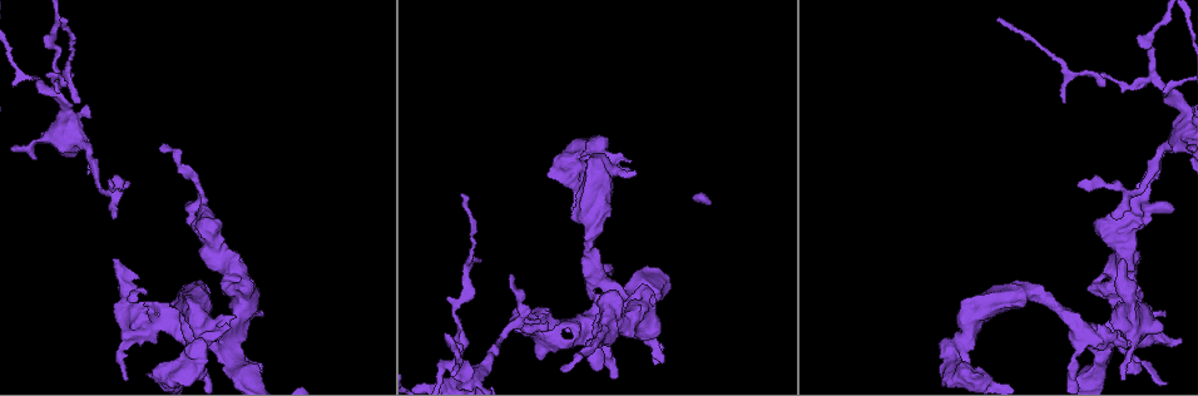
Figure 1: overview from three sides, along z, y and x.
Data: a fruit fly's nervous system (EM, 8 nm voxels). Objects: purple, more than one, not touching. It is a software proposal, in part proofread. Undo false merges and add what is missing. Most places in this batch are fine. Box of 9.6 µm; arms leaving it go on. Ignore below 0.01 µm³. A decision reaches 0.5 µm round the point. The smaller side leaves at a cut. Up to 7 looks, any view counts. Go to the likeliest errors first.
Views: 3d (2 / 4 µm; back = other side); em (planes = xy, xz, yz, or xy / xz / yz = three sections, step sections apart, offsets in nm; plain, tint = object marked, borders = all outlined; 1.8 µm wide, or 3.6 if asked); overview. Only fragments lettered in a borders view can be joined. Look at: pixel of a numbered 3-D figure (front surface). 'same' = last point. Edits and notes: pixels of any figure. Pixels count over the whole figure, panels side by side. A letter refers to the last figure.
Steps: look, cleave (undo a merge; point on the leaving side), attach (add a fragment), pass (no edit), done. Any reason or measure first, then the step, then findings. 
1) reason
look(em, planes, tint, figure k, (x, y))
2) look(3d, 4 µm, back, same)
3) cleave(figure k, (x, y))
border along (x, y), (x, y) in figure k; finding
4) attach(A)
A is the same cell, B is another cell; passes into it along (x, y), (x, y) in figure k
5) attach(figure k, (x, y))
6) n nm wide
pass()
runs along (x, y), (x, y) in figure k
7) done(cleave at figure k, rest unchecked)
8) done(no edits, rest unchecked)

sharp bend
look(em, xz, step 4, tint, figure 1, (1102, 343))

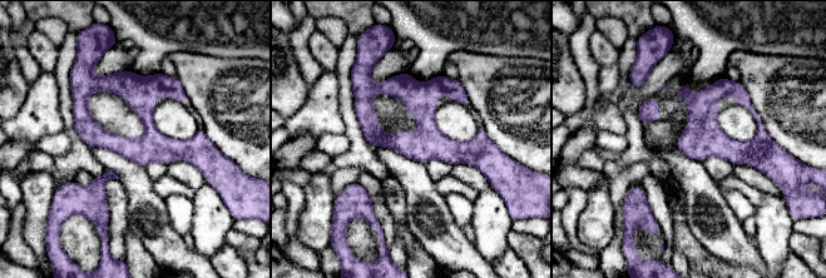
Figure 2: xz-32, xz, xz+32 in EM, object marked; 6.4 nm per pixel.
look(em, planes, tint, same)

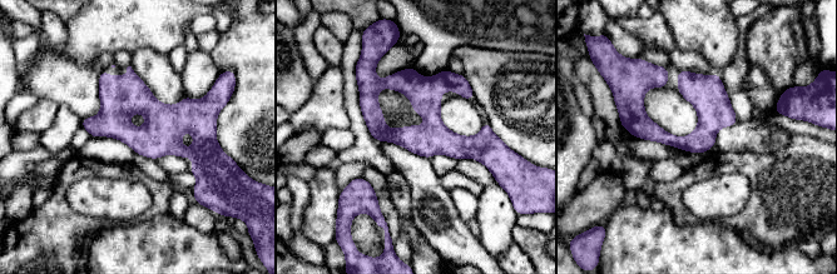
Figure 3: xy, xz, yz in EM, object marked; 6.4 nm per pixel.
look(em, planes, borders, same)

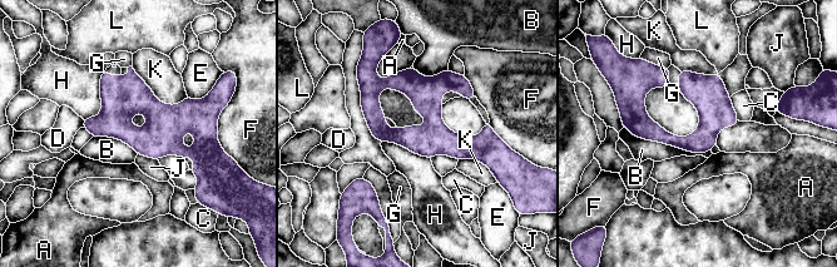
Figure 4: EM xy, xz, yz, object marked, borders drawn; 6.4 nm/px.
190 nm wide; B touches over 600 nm
pass()
A, B, C, D, E, F, G, H, J, K and L are other cells; all the same neuron

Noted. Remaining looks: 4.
free end
look(em, planes, borders, figure 1, (111, 182))

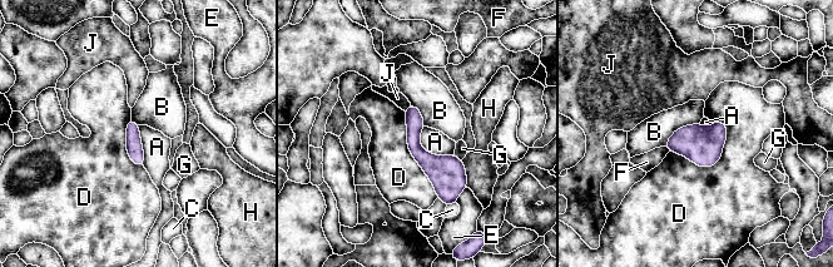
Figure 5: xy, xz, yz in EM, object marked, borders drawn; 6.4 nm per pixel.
D touches over 420 nm
pass()
A, B, C, D, E, F, G, H and J are other cells; runs along (411, 109), (415, 149), (454, 198) in figure 5; none of them fits

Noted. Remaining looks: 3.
calibre changes
look(3d, 2 µm, back, figure 1, (212, 233))

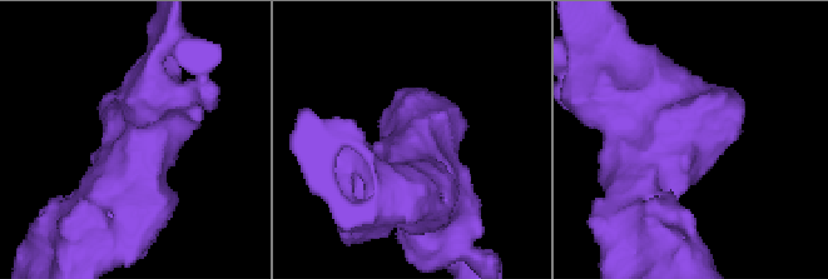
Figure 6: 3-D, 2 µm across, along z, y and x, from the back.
shape alone is not enough
look(em, planes, tint, figure 6, (414, 154))

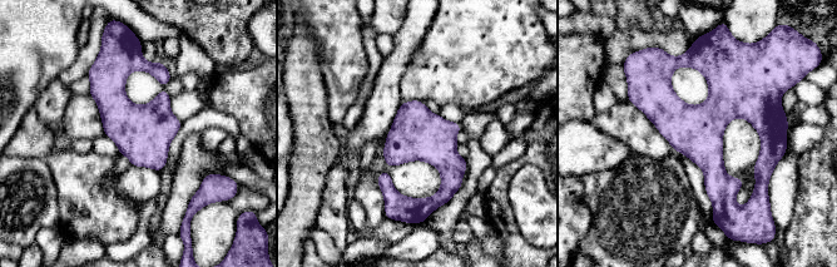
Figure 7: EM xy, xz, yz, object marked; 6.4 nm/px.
what lies round it
look(em, planes, borders, same)

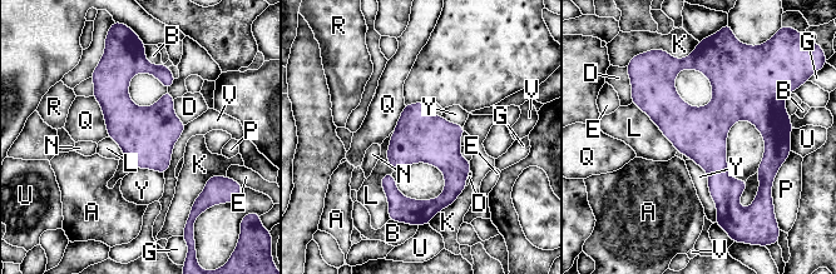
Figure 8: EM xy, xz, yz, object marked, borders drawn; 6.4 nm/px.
pass()
A, B, D, E, G, K, L, N, P, Q, R, U, V and Y are other cells; runs along (696, 63), (720, 81), (721, 210) in figure 8; all the same neuron

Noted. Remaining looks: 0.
done(no edits, rest unchecked)

